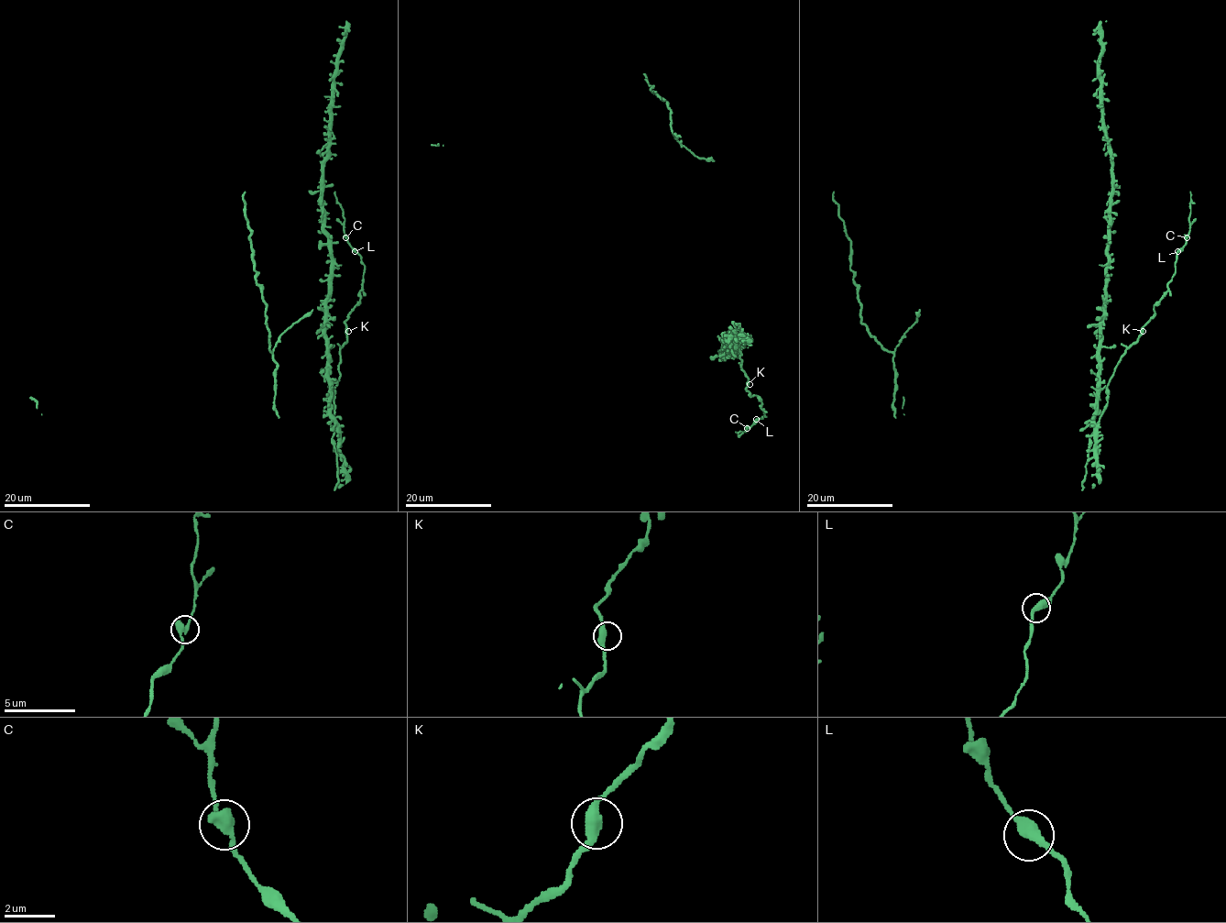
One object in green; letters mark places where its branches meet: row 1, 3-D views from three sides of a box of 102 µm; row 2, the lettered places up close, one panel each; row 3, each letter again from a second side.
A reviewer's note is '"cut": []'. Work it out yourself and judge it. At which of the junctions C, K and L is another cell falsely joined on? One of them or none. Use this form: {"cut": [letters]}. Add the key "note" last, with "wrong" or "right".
{"cut": [], "note": "right"}

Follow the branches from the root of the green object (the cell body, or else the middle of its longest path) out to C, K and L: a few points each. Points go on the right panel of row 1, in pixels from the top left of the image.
C: (1088, 325), (1100, 327), (1096, 424), (1107, 403), (1110, 377), (1168, 289), (1176, 256), (1187, 237)
K: (1088, 325), (1097, 324), (1100, 327), (1094, 420), (1096, 424), (1107, 403), (1110, 377), (1120, 357), (1143, 331)
L: (1088, 325), (1100, 327), (1096, 424), (1107, 403), (1110, 377), (1168, 289), (1177, 251)

